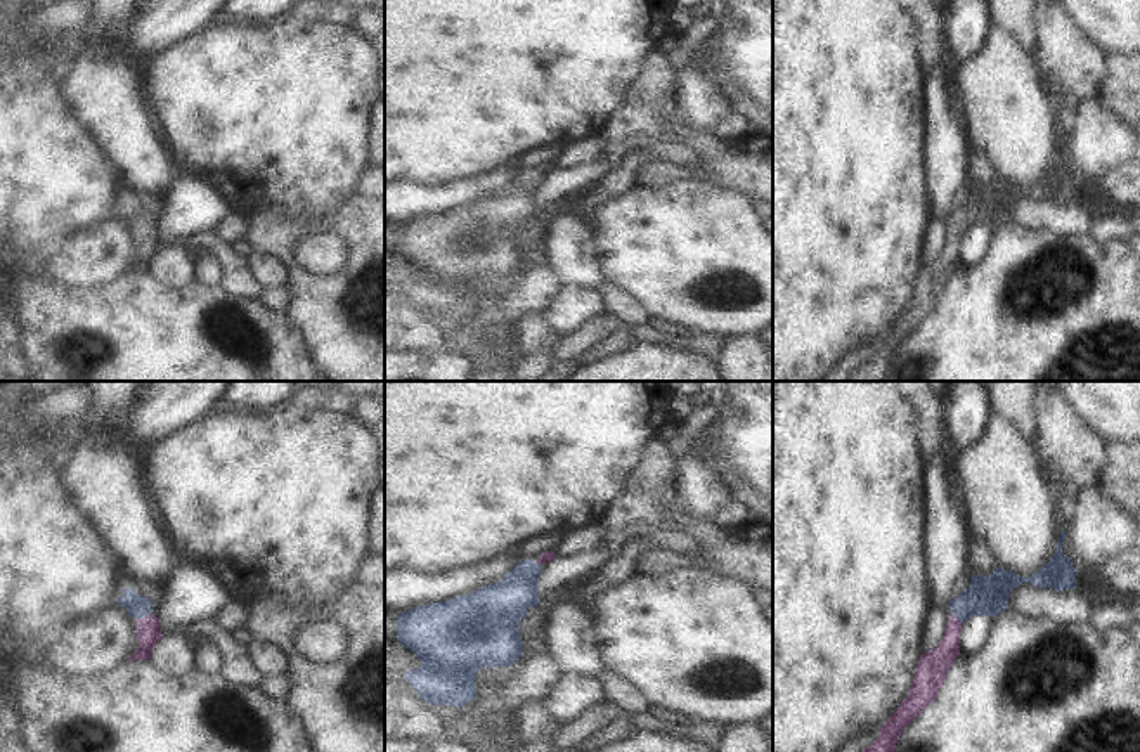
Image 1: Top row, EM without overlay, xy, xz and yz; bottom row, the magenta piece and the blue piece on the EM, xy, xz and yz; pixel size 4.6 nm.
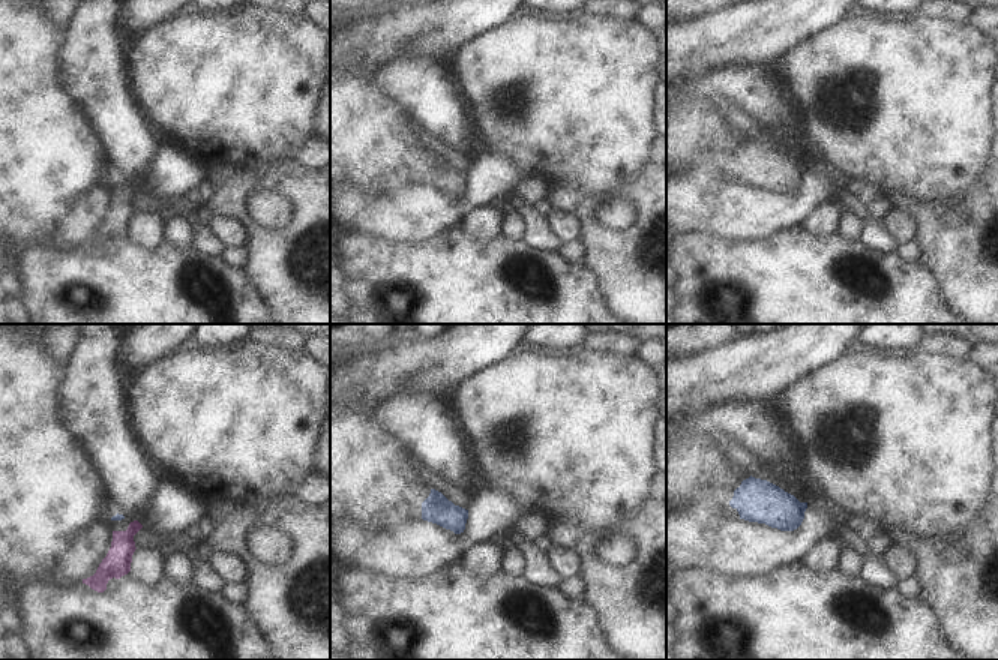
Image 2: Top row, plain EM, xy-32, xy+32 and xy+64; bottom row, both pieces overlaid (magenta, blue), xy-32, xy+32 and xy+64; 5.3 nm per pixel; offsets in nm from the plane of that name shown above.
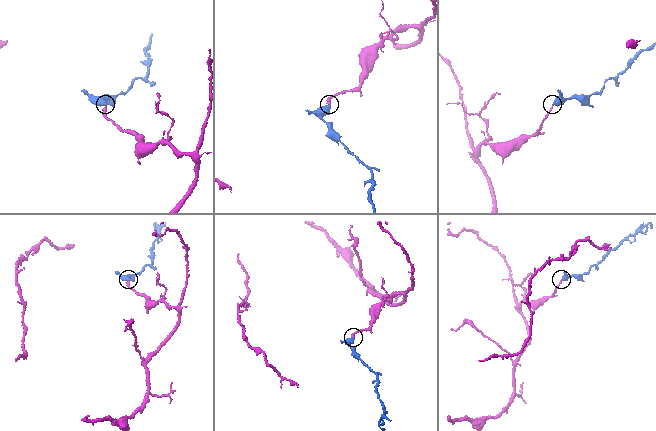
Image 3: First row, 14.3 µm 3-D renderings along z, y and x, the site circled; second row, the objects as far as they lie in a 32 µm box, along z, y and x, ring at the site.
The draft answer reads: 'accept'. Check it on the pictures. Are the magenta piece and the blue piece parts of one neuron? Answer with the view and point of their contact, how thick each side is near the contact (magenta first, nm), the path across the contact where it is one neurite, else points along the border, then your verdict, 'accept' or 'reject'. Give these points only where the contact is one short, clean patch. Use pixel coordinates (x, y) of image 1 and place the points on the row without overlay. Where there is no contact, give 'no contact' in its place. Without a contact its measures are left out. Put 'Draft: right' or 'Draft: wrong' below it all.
meets magenta in xy at (144, 229); 110 nm thick on the magenta side, 110 nm on the other; runs through xy (148, 241), (144, 229), (139, 219); accept
Draft: right

